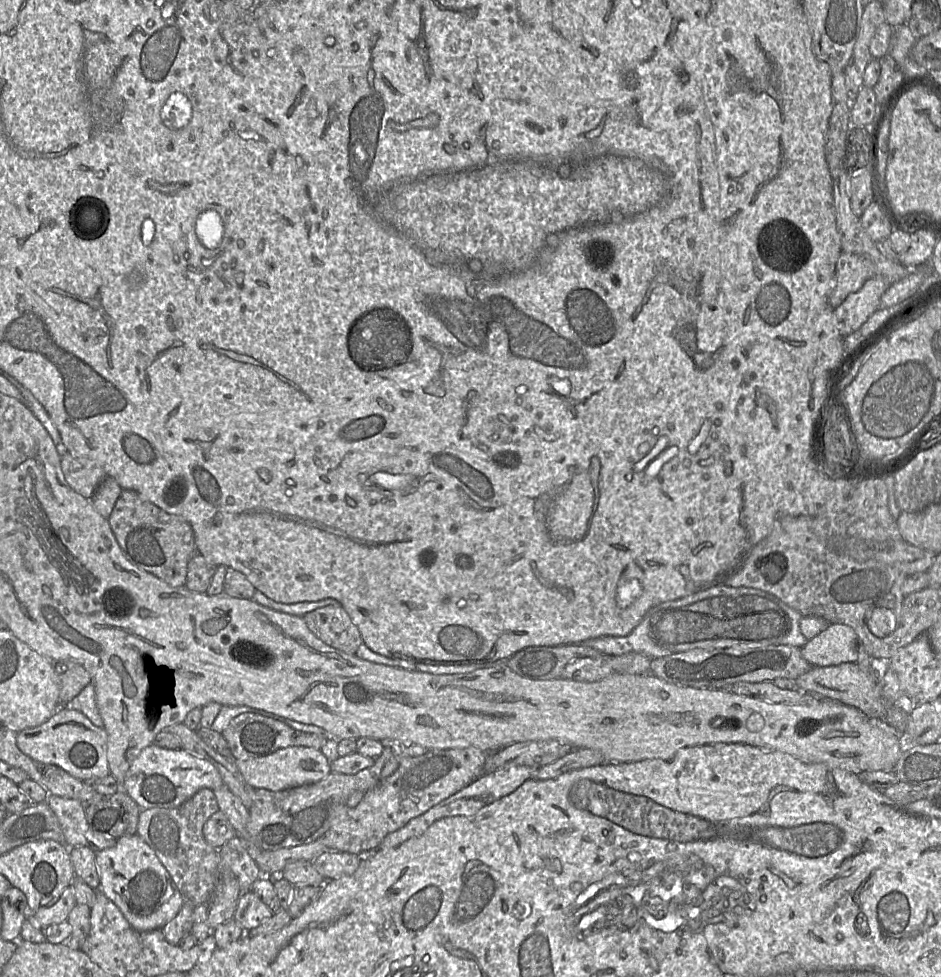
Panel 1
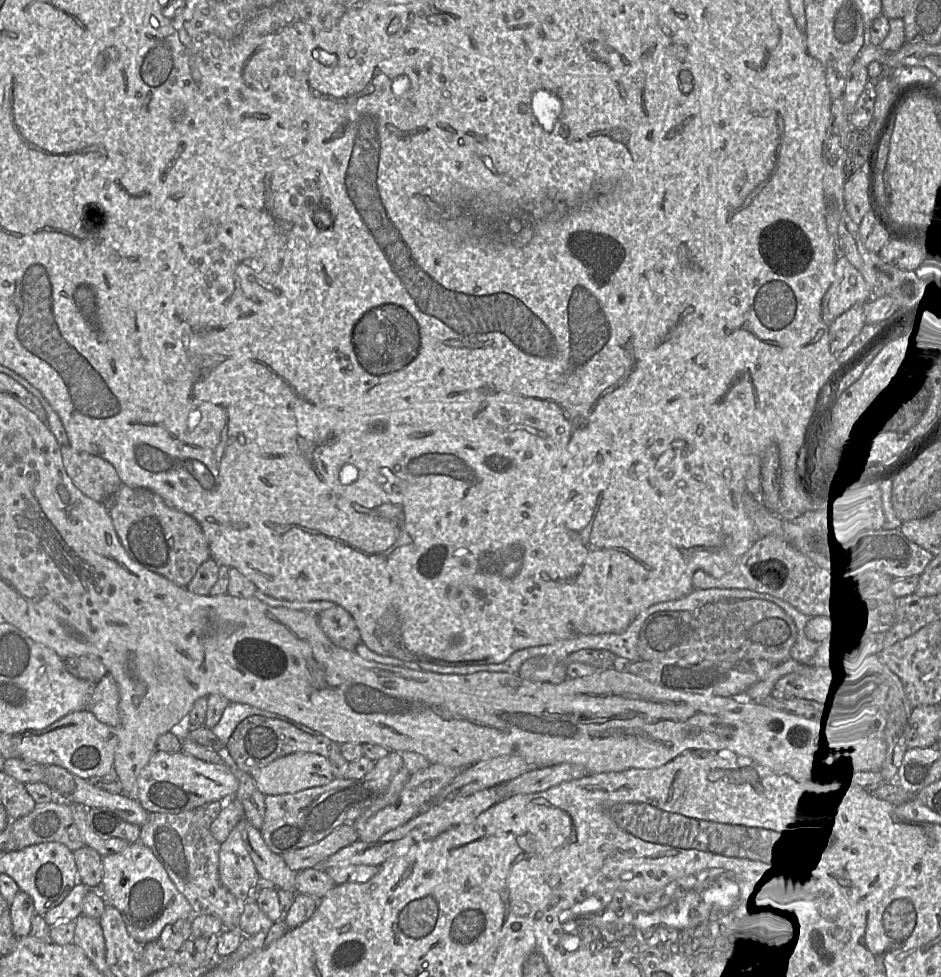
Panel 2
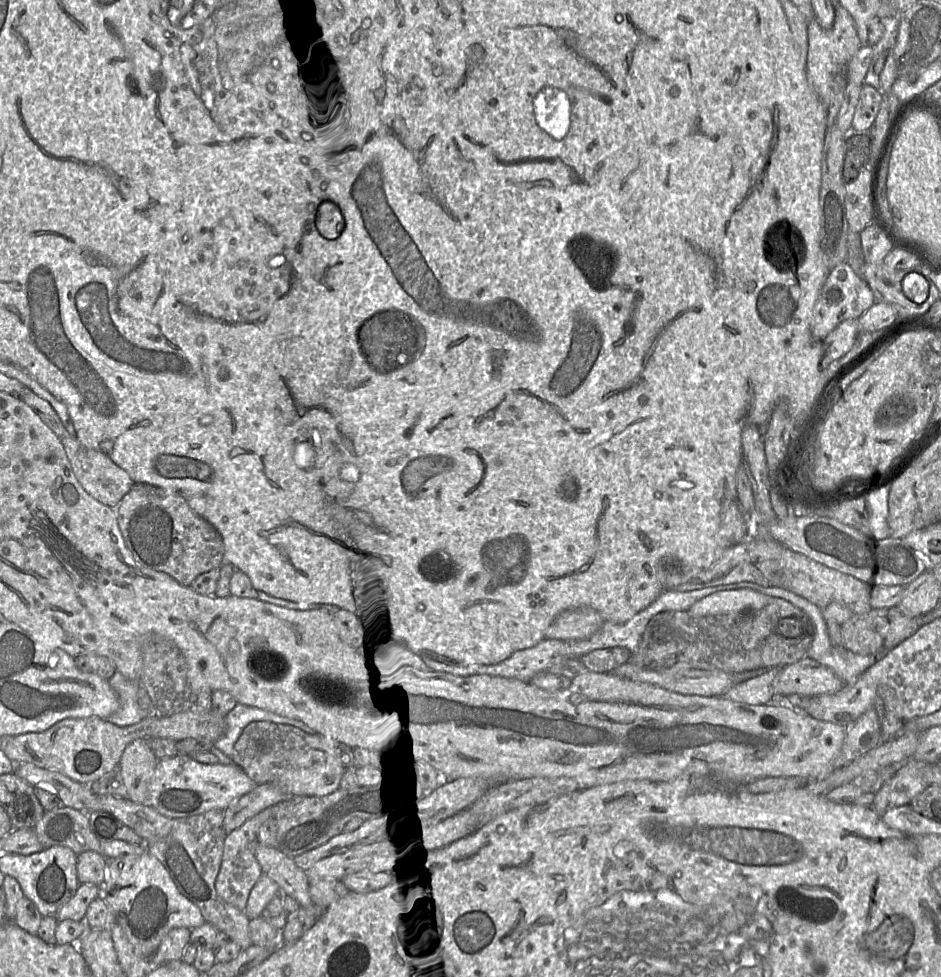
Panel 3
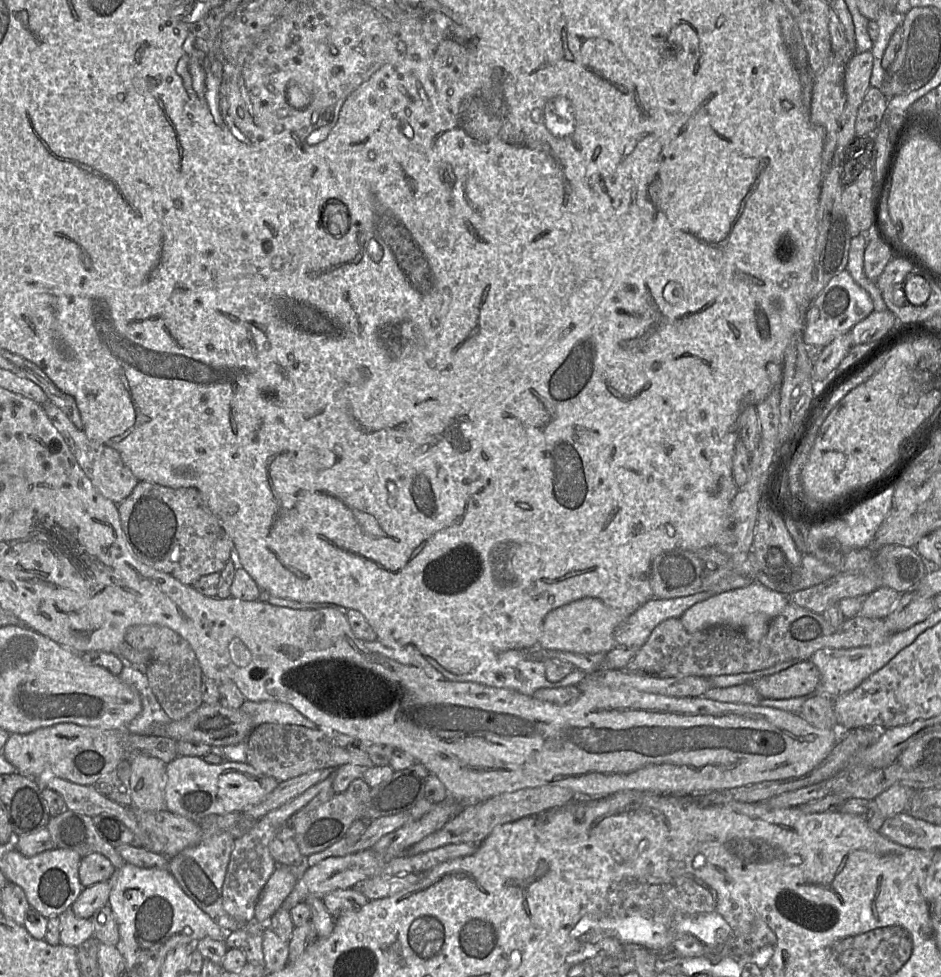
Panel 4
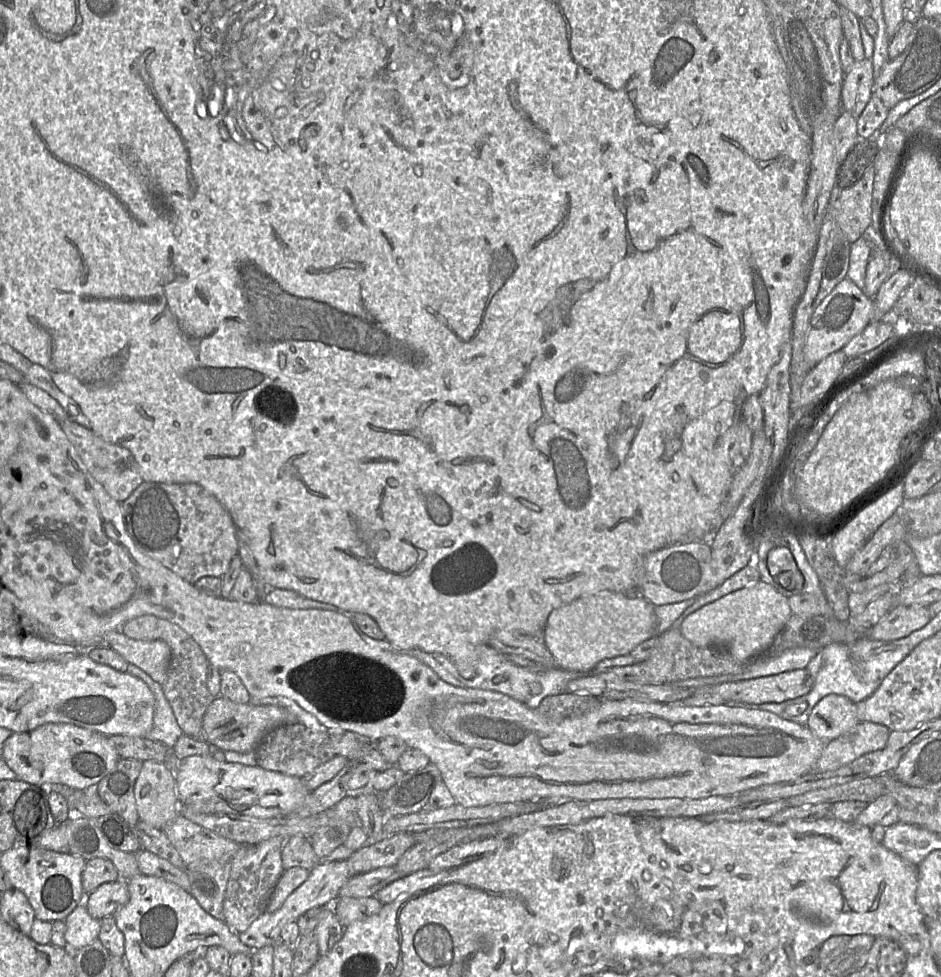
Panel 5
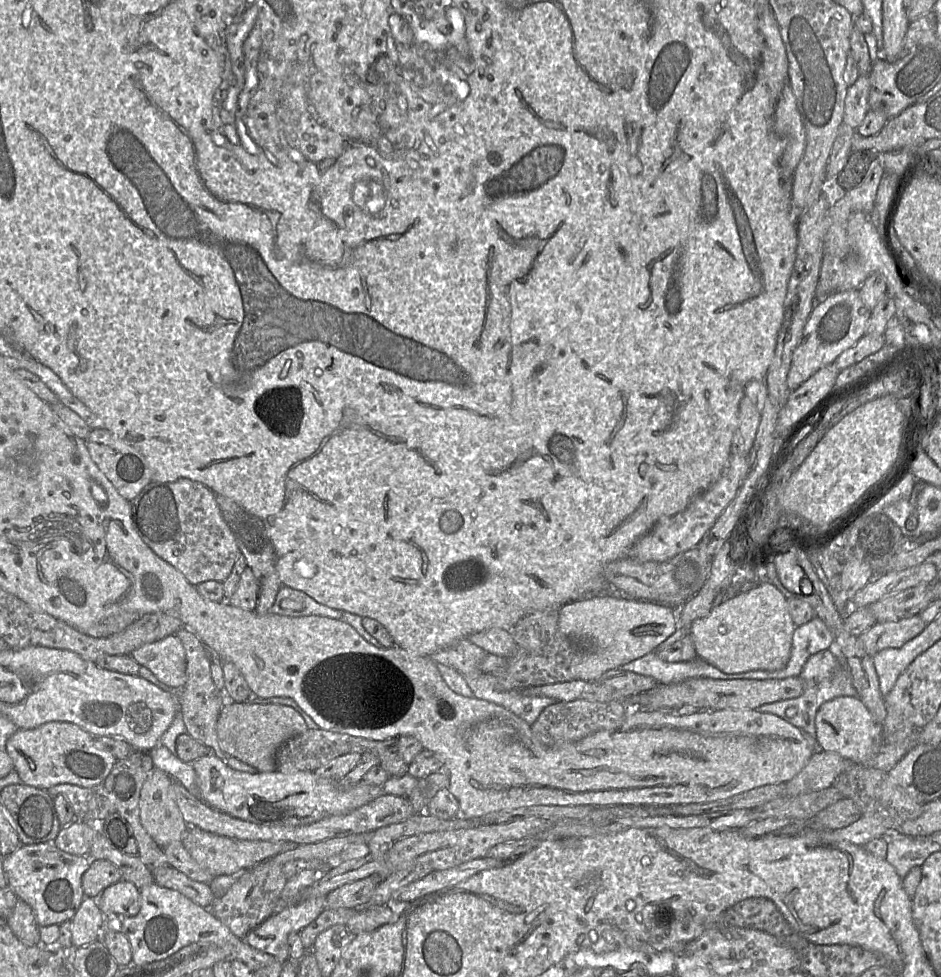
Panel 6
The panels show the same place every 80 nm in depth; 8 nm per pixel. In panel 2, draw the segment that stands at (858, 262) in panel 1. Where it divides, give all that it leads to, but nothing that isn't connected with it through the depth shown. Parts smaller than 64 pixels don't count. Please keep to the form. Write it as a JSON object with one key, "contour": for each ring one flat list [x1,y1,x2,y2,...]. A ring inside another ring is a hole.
{"contour":[[839,255,833,282,822,298,821,310,824,321,830,325,855,304,864,304,871,298,869,285,863,275,844,255]]}

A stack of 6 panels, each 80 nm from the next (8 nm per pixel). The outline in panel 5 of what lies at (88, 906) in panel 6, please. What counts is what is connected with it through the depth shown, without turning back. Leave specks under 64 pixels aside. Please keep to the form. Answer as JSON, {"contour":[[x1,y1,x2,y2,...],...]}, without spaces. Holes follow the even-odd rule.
{"contour":[[85,900,80,903,64,920,66,924,66,949,74,952,98,938,100,920,88,913]]}

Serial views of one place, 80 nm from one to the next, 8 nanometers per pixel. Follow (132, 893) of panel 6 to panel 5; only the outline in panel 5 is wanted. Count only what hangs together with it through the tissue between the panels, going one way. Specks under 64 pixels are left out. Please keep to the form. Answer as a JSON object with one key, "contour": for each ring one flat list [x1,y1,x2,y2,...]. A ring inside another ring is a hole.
{"contour":[[116,880,100,885,86,894,85,903,91,917,101,920,113,916,129,901,127,881]]}

